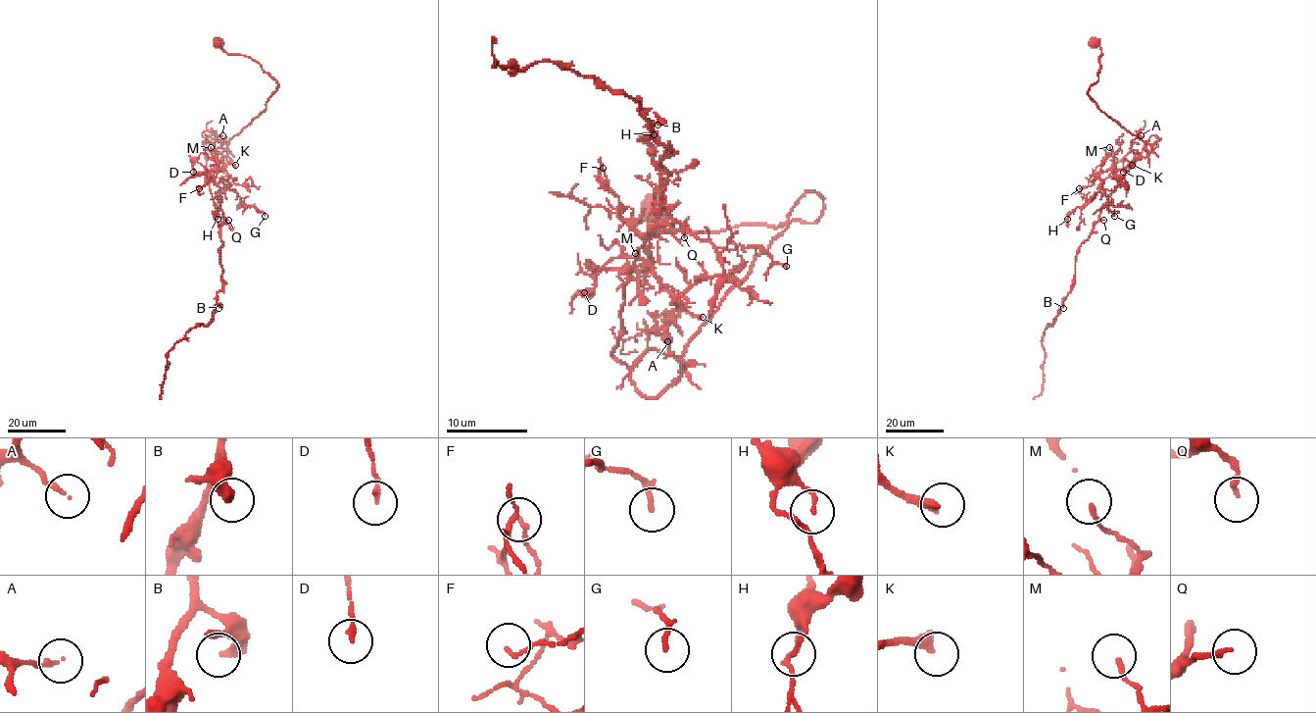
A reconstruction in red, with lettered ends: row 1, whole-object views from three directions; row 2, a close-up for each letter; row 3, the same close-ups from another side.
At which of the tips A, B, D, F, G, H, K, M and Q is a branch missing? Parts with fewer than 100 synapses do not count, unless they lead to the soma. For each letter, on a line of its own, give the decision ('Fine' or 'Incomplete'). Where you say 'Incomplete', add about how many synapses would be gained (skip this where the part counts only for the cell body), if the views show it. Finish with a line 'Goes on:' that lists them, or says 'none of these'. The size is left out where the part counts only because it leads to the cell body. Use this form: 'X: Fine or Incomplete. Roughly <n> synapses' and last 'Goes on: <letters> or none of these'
A: Fine
B: Fine
D: Fine
F: Fine
G: Fine
H: Fine
K: Incomplete. Roughly 150 synapses
M: Fine
Q: Fine
Goes on: K

